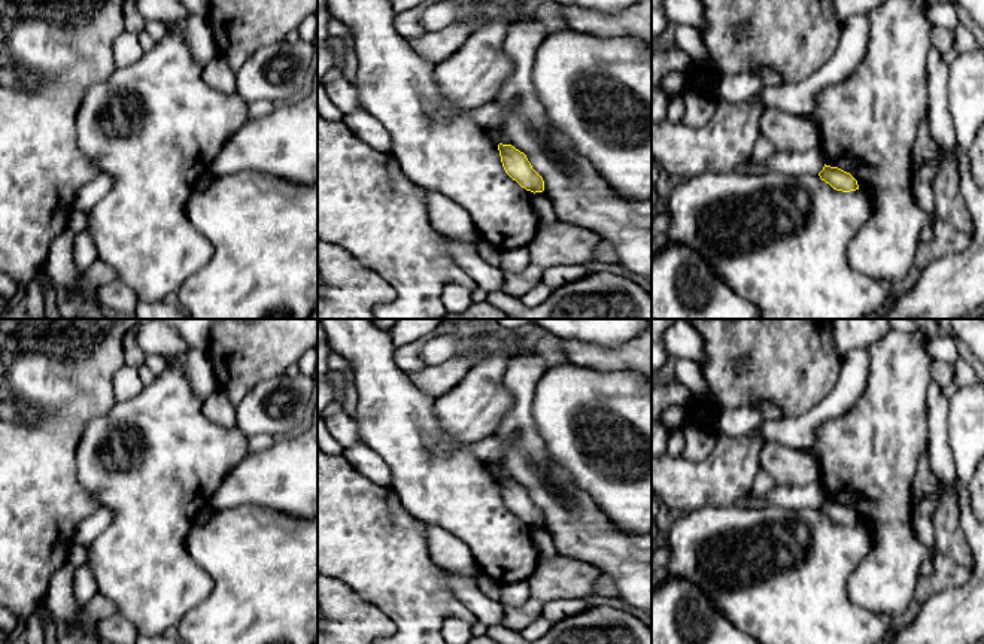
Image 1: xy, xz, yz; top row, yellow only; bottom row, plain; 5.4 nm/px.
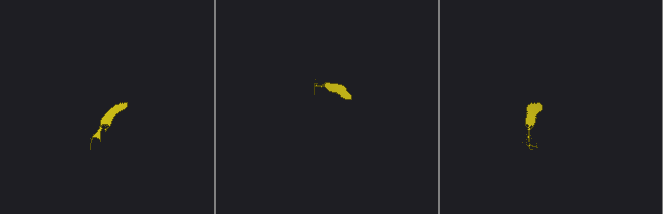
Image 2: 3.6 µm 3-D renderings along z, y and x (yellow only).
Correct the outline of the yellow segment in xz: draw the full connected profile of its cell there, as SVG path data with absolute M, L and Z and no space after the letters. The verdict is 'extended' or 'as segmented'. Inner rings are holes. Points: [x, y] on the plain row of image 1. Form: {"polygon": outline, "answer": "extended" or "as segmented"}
{"polygon": "M498 479L499 490L505 507L516 514L522 522L531 526L543 526L544 514L532 502L526 489L511 479Z", "answer": "as segmented"}

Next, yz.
{"polygon": "M824 498L819 510L836 525L850 526L859 523L857 514L850 507L838 501Z", "answer": "as segmented"}

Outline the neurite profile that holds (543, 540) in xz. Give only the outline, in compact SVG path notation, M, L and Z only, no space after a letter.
M541 526L532 529L532 540L540 555L540 562L549 561L556 552L552 535Z

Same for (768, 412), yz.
M763 401L756 408L762 417L762 420L778 420L783 419L780 408L768 401Z

